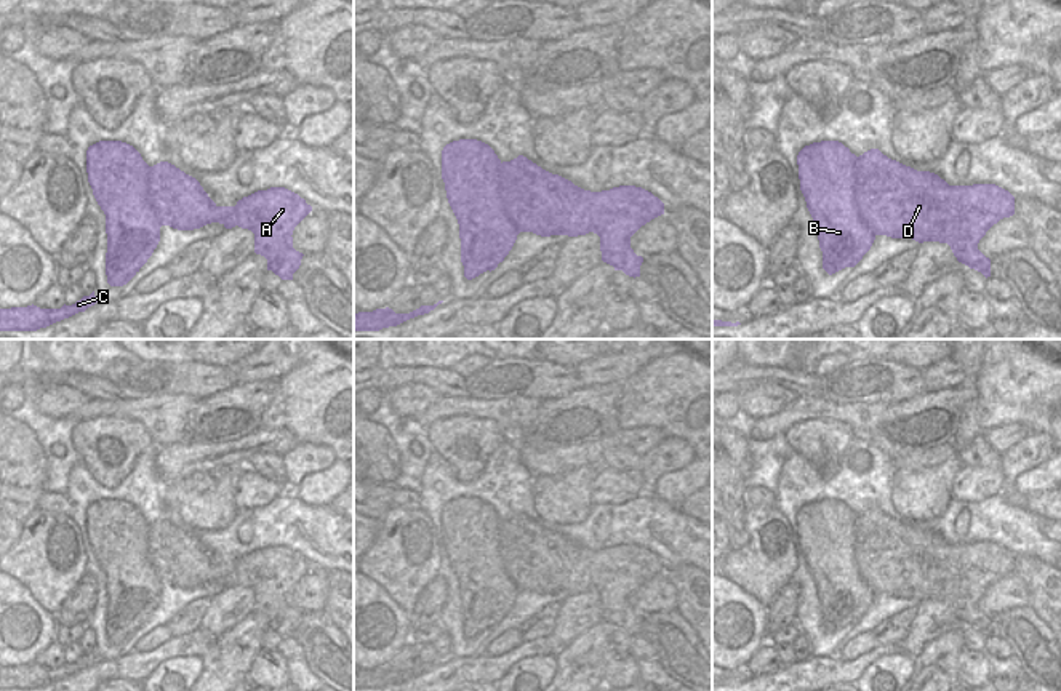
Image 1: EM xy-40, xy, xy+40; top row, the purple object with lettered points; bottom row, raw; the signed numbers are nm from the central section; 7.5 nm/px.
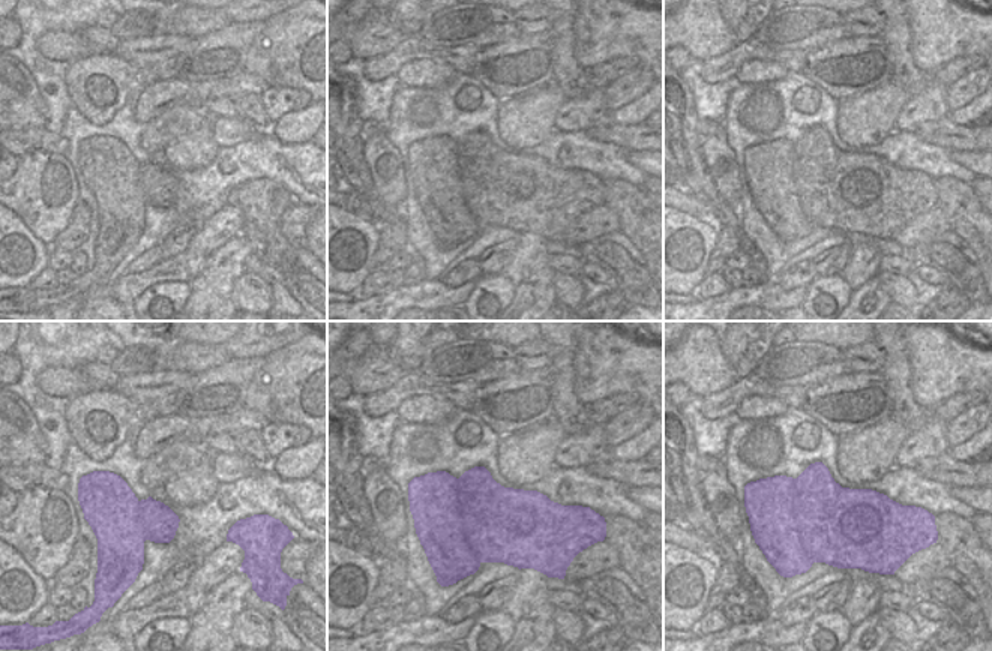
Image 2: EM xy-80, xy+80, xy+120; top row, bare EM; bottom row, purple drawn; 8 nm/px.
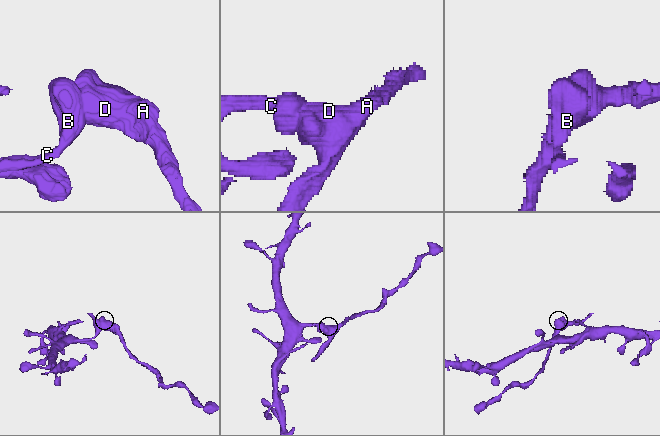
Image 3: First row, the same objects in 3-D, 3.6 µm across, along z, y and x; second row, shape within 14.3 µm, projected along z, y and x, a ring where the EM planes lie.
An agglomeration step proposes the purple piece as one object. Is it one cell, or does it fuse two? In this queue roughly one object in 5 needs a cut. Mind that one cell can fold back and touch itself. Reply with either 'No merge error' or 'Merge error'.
Merge error.

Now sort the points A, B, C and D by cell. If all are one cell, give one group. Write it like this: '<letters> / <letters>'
A D / B C

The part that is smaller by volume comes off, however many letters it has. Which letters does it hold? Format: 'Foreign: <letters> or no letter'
Foreign: A, D

